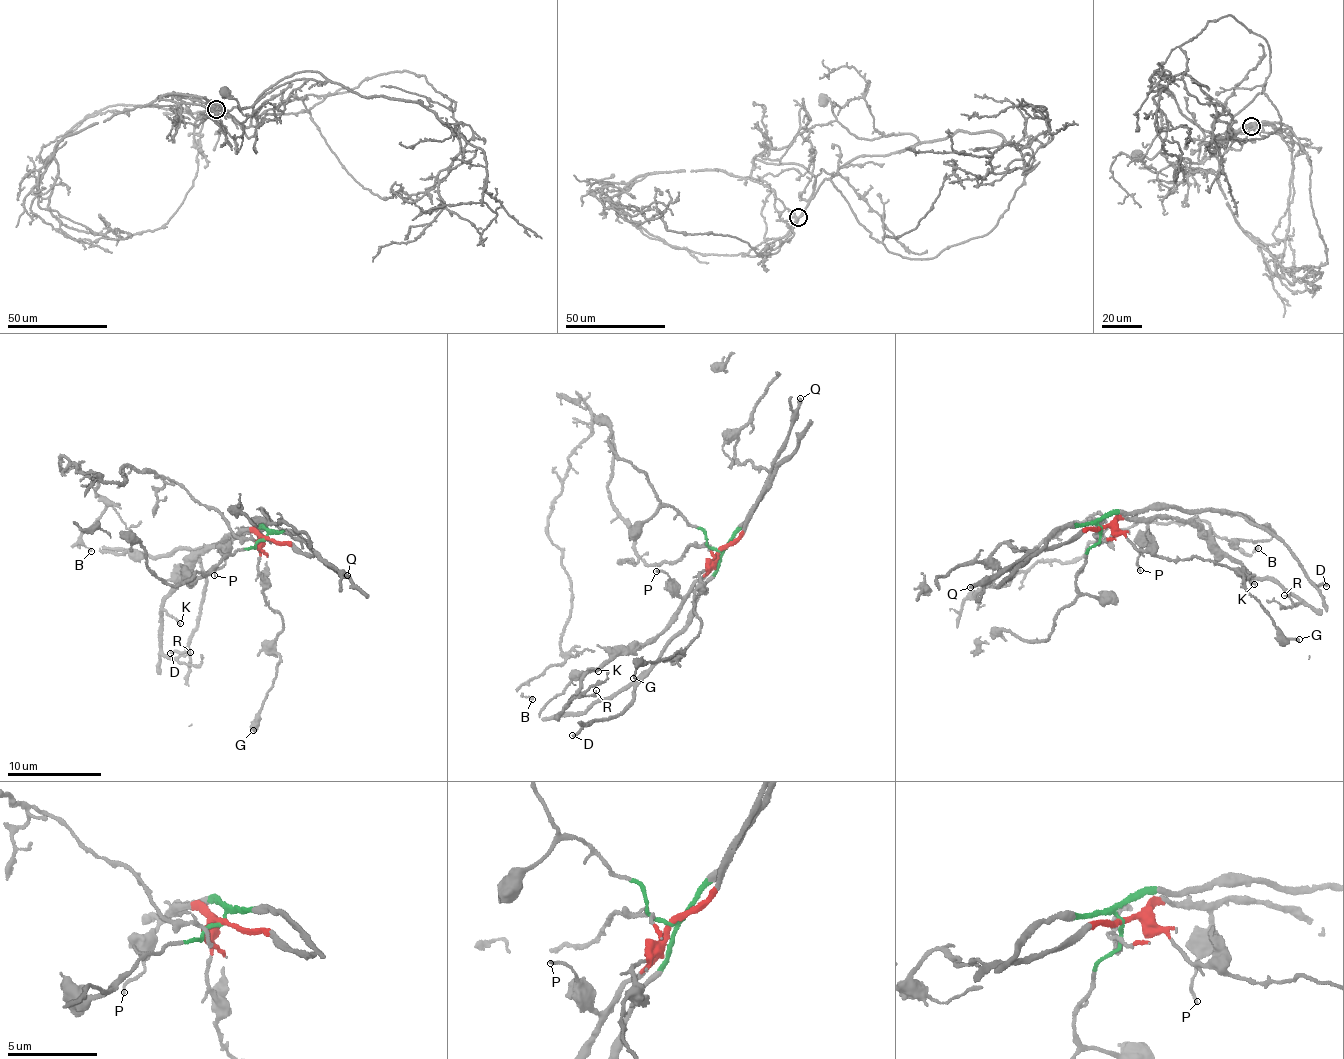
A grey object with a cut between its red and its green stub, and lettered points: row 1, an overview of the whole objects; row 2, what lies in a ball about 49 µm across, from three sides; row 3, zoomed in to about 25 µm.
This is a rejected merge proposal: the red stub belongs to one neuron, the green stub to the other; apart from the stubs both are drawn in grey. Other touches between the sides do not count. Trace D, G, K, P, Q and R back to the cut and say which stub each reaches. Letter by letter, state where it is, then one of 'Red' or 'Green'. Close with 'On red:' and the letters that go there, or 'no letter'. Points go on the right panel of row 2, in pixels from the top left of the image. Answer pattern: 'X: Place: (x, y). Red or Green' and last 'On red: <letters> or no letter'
D: Place: (1326, 586). Green
G: Place: (1299, 639). Red
K: Place: (1254, 584). Red
P: Place: (1140, 570). Red
Q: Place: (970, 587). Red
R: Place: (1284, 595). Red
On red: G, K, P, Q, R

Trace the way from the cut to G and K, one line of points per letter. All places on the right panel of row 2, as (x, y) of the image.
G: (1099, 528), (1117, 527), (1130, 543), (1158, 556), (1197, 558), (1235, 569), (1250, 594), (1287, 638), (1299, 639)
K: (1099, 528), (1126, 518), (1145, 520), (1156, 516), (1185, 521), (1202, 531), (1251, 576), (1249, 580), (1254, 583)

